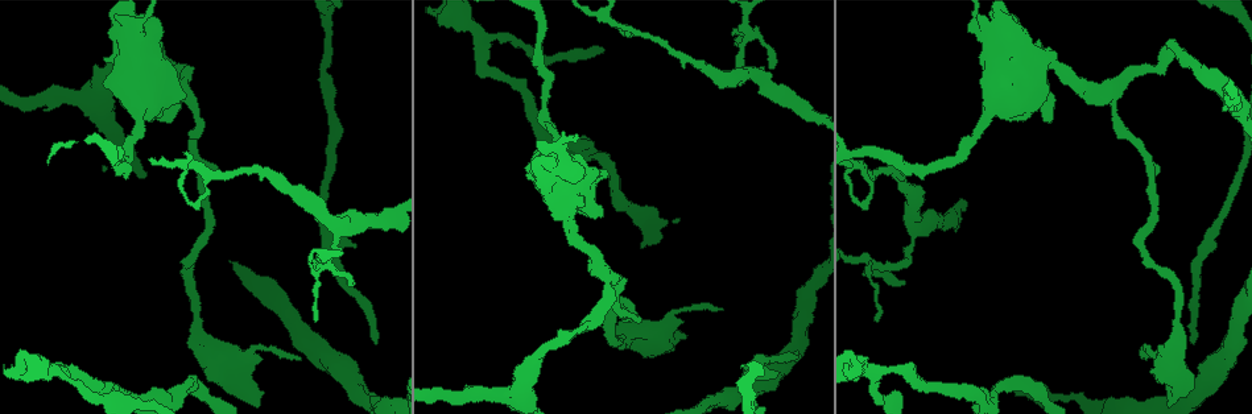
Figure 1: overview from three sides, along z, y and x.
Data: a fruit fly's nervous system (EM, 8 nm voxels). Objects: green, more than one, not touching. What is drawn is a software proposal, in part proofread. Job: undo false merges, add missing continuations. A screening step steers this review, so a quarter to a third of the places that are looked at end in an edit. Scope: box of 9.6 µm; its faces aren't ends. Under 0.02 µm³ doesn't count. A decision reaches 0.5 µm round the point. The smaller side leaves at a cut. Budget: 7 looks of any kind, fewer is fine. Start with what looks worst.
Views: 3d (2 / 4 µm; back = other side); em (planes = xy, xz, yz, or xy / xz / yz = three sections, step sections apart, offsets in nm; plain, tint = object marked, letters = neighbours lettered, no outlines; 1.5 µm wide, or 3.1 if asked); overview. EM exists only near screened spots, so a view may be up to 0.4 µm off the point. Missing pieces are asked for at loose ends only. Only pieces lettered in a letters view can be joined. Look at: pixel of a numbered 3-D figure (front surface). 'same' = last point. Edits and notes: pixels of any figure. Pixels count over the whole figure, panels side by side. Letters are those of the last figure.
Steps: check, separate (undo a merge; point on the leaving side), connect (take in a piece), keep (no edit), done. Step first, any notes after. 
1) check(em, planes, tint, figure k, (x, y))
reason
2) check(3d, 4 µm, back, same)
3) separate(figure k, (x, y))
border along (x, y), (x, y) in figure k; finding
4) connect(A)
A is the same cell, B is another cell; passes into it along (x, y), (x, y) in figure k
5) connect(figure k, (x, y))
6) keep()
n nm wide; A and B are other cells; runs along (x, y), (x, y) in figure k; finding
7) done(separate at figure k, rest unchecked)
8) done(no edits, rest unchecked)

check(3d, 4 µm, figure 1, (356, 246))
branch stops here

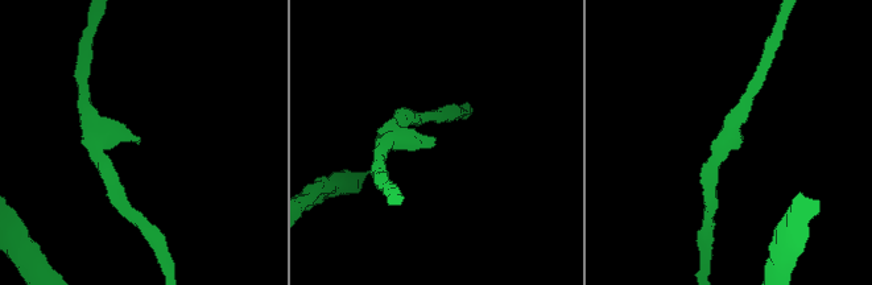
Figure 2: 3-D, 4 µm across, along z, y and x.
check(em, planes, letters, figure 2, (139, 142))

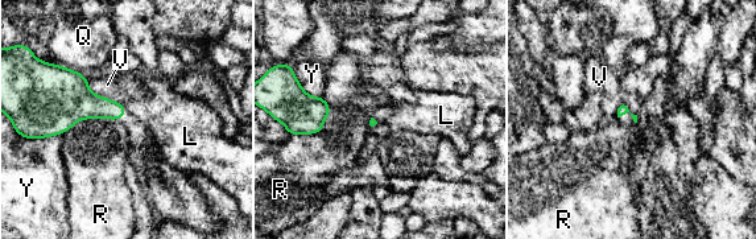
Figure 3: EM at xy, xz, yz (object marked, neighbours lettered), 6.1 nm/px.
keep()
L, Q, R, V and Y are other cells; border along (322, 97), (323, 127), (290, 135) in figure 3; no lettered piece goes on from it

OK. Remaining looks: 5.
check(3d, 4 µm, figure 1, (607, 173))
thick end

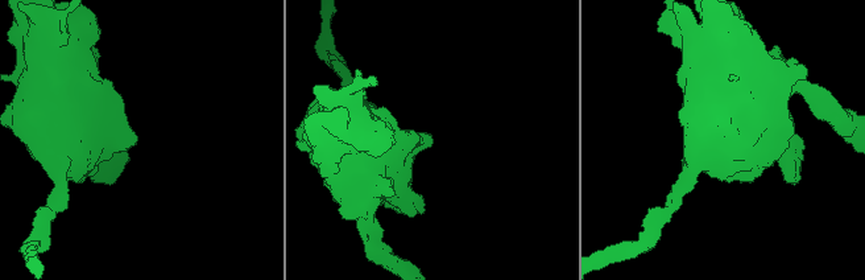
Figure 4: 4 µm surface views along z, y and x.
check(em, planes, letters, figure 4, (137, 140))
now the EM

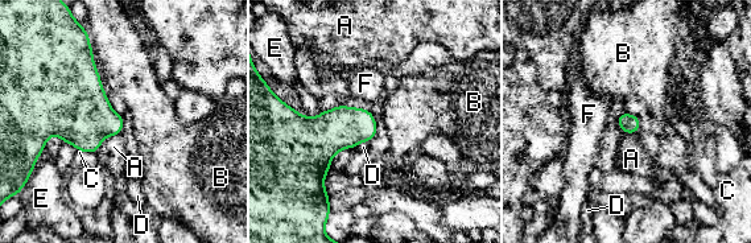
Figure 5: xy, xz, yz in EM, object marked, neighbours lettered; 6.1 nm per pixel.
keep()
A, B, C, D, E and F are other cells; border along (119, 134), (107, 136), (97, 152) in figure 5; no lettered piece goes on from it

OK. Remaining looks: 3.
check(3d, 4 µm, back, figure 1, (225, 384))
free end

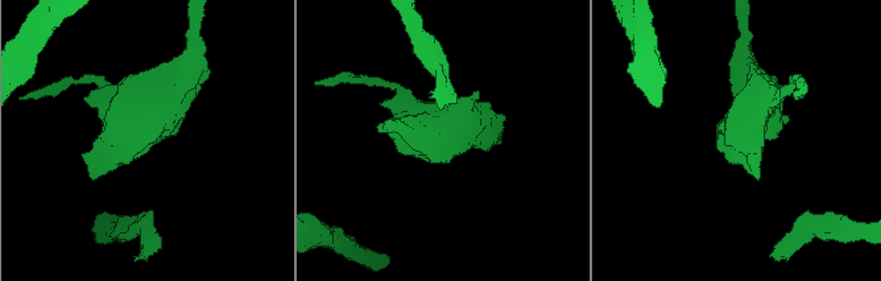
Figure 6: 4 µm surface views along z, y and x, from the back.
check(em, planes, letters, figure 6, (448, 163))
shape alone is not enough

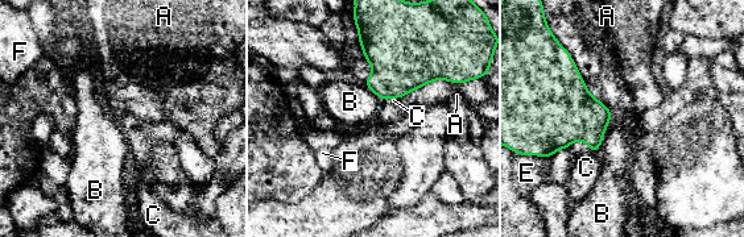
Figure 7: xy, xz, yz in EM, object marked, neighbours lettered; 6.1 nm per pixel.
keep()
A, B, C, E and F are other cells; border along (612, 115), (598, 150) in figure 7; none of them fits

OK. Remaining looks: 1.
done(no edits, rest unchecked)

